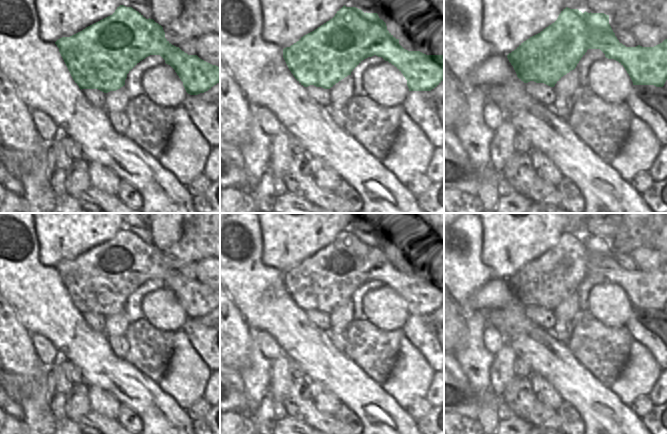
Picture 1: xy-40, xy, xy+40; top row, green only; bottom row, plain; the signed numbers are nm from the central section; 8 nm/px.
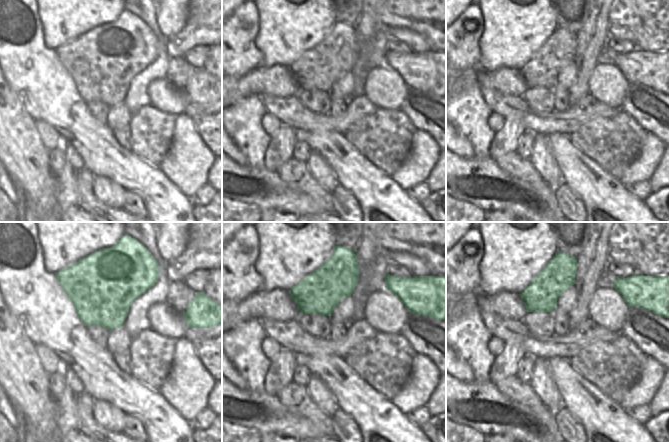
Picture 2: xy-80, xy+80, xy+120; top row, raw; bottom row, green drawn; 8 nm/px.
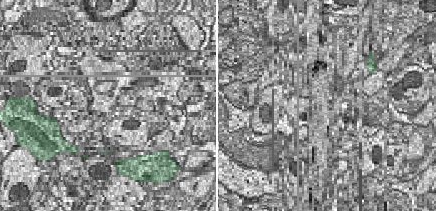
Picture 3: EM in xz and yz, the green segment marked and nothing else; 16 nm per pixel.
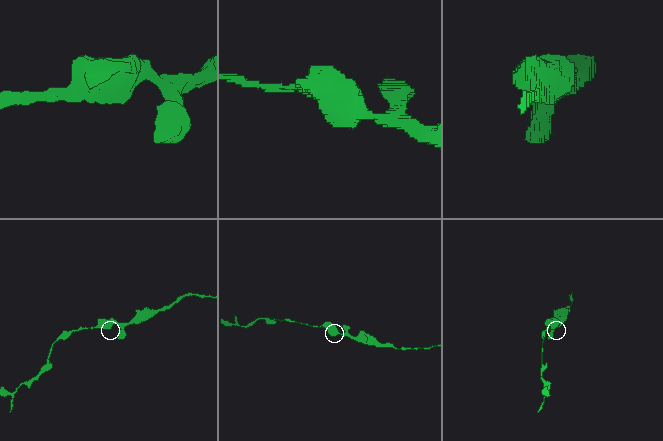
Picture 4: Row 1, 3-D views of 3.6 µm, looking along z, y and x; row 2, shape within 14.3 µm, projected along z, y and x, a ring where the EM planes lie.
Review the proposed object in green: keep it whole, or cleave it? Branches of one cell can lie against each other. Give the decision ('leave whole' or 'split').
leave whole

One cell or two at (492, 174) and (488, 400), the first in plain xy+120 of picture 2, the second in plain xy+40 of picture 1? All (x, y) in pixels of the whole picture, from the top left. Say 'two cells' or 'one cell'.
one cell

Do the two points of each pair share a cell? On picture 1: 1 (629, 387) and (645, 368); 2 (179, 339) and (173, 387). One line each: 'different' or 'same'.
1: same
2: same

